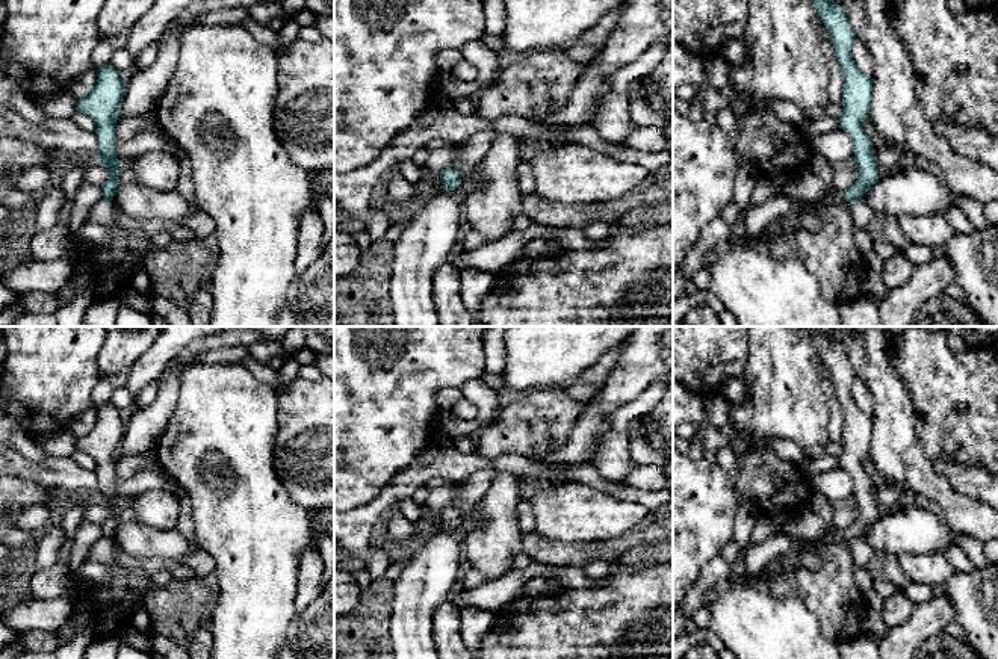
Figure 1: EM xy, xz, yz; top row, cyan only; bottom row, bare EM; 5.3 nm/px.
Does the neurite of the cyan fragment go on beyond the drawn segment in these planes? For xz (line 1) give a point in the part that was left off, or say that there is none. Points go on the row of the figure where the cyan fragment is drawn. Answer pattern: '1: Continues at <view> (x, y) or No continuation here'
1: No continuation here

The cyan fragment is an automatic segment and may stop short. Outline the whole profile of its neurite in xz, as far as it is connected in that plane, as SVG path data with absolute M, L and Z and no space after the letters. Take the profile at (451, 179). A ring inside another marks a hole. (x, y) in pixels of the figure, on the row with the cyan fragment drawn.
M446 168L442 172L440 178L442 178L440 189L443 189L443 190L455 190L461 184L461 172L455 171L452 168Z

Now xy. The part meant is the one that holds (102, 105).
M110 63L97 70L97 74L95 88L88 97L79 100L76 110L91 116L97 125L94 133L98 141L98 154L95 159L110 171L109 178L101 186L106 206L113 200L115 192L121 186L118 172L122 165L115 156L115 125L126 94L126 85Z

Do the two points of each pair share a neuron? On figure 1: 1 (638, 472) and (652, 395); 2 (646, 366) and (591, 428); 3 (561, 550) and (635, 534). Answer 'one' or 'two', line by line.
1: two
2: one
3: one

